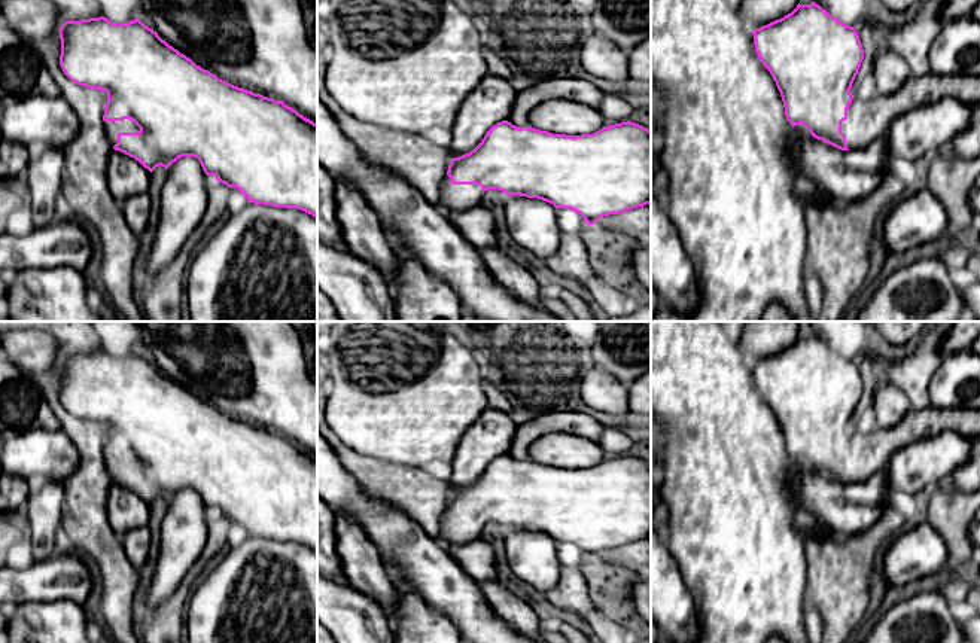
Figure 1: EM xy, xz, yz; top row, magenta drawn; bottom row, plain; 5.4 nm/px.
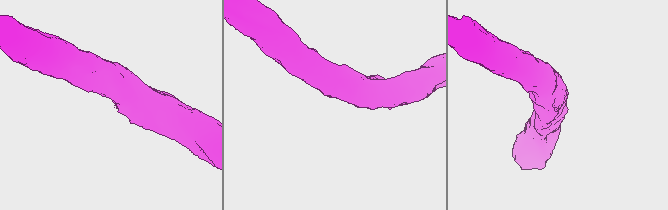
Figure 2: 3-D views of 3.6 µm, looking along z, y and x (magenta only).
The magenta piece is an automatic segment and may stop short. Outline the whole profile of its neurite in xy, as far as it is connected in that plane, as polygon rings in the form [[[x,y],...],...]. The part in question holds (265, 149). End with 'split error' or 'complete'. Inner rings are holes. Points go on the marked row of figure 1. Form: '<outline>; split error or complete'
[[[104,16],[89,18],[80,21],[66,21],[60,28],[61,55],[60,65],[64,74],[74,83],[91,89],[107,92],[107,103],[104,107],[104,129],[109,141],[115,150],[119,150],[136,161],[139,161],[150,173],[156,167],[165,170],[182,156],[194,156],[200,161],[207,176],[214,176],[217,182],[226,185],[229,189],[237,188],[247,202],[264,204],[271,207],[298,208],[317,219],[317,124],[304,118],[283,101],[255,94],[244,88],[234,86],[209,70],[197,65],[191,58],[180,54],[177,49],[162,40],[156,31],[144,25],[139,18],[125,24],[116,24]]]; split error

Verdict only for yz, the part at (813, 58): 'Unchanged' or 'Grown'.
Grown

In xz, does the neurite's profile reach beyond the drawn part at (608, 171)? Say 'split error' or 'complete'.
split error

